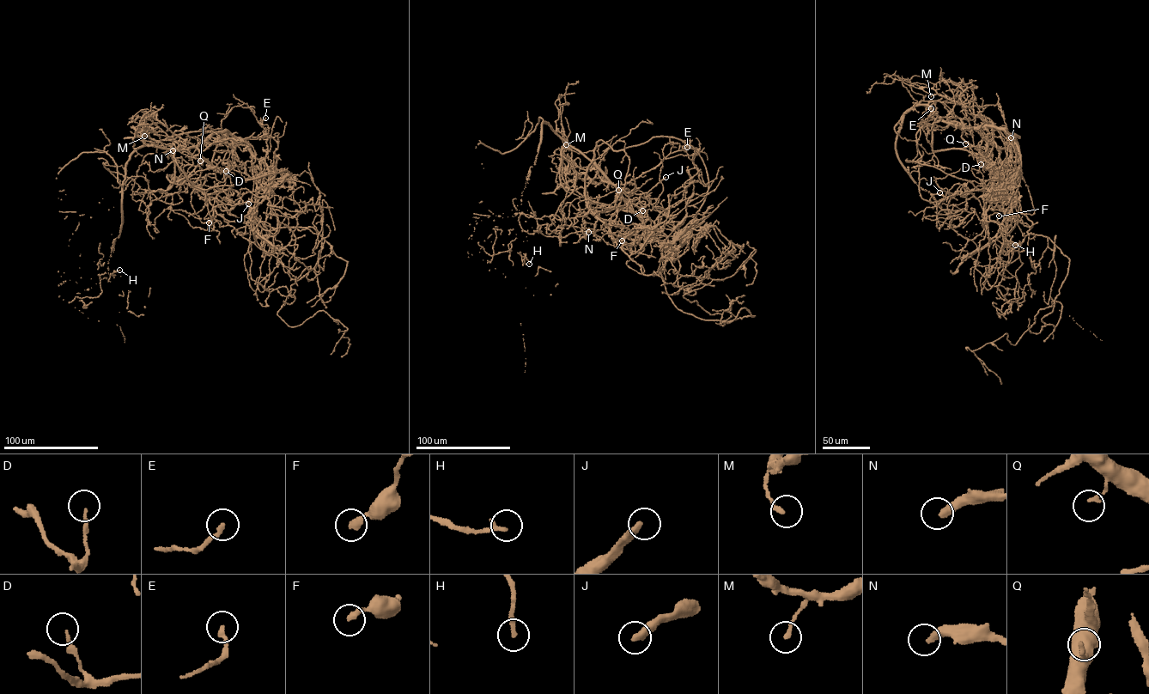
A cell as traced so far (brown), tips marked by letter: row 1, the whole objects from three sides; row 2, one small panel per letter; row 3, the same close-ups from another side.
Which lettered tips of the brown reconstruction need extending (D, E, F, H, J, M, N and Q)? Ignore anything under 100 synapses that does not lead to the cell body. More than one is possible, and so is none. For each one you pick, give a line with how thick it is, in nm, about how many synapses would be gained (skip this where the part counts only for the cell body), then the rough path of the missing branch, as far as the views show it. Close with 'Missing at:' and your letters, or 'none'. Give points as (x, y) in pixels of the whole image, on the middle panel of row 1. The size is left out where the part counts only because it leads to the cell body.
J: Thickness 360 nm. Roughly 140 synapses. Course of what is missing: (665, 177), (667, 170), (702, 175), (713, 169), (715, 161), (704, 155), (704, 149), (720, 158)
Missing at: J

